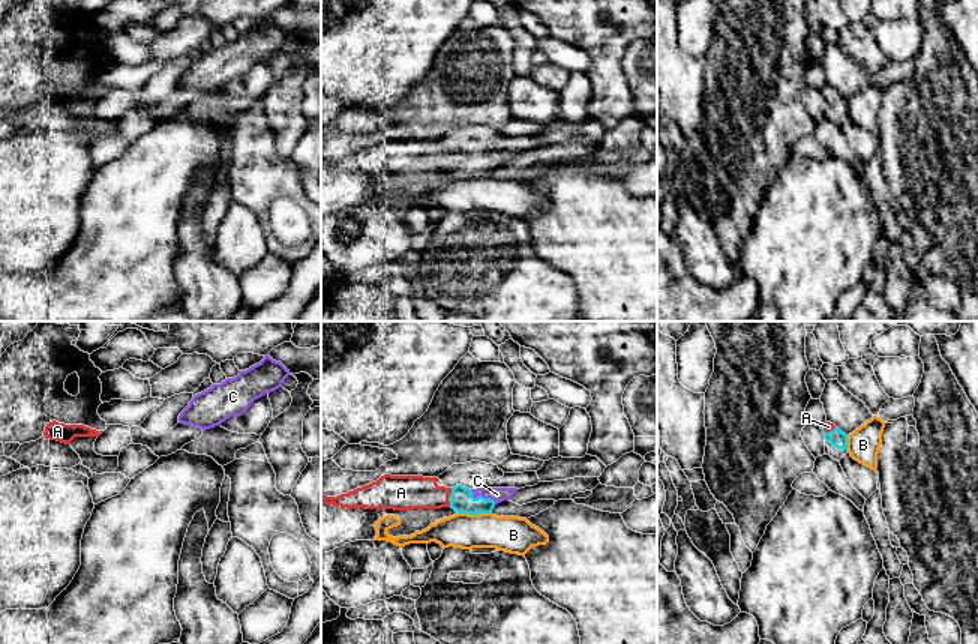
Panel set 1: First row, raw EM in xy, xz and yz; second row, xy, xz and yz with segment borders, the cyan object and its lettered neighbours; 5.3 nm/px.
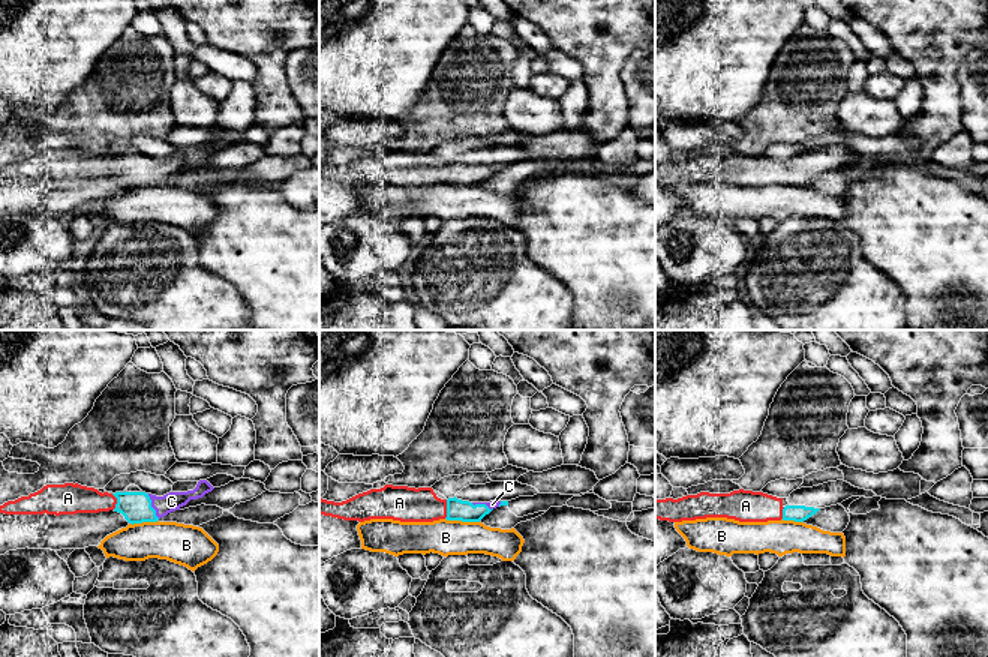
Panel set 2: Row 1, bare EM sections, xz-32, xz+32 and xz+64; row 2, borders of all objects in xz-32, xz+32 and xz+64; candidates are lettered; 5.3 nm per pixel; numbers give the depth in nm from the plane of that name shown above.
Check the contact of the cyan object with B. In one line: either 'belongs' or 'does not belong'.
does not belong

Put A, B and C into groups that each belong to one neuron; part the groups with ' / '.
A C / B

